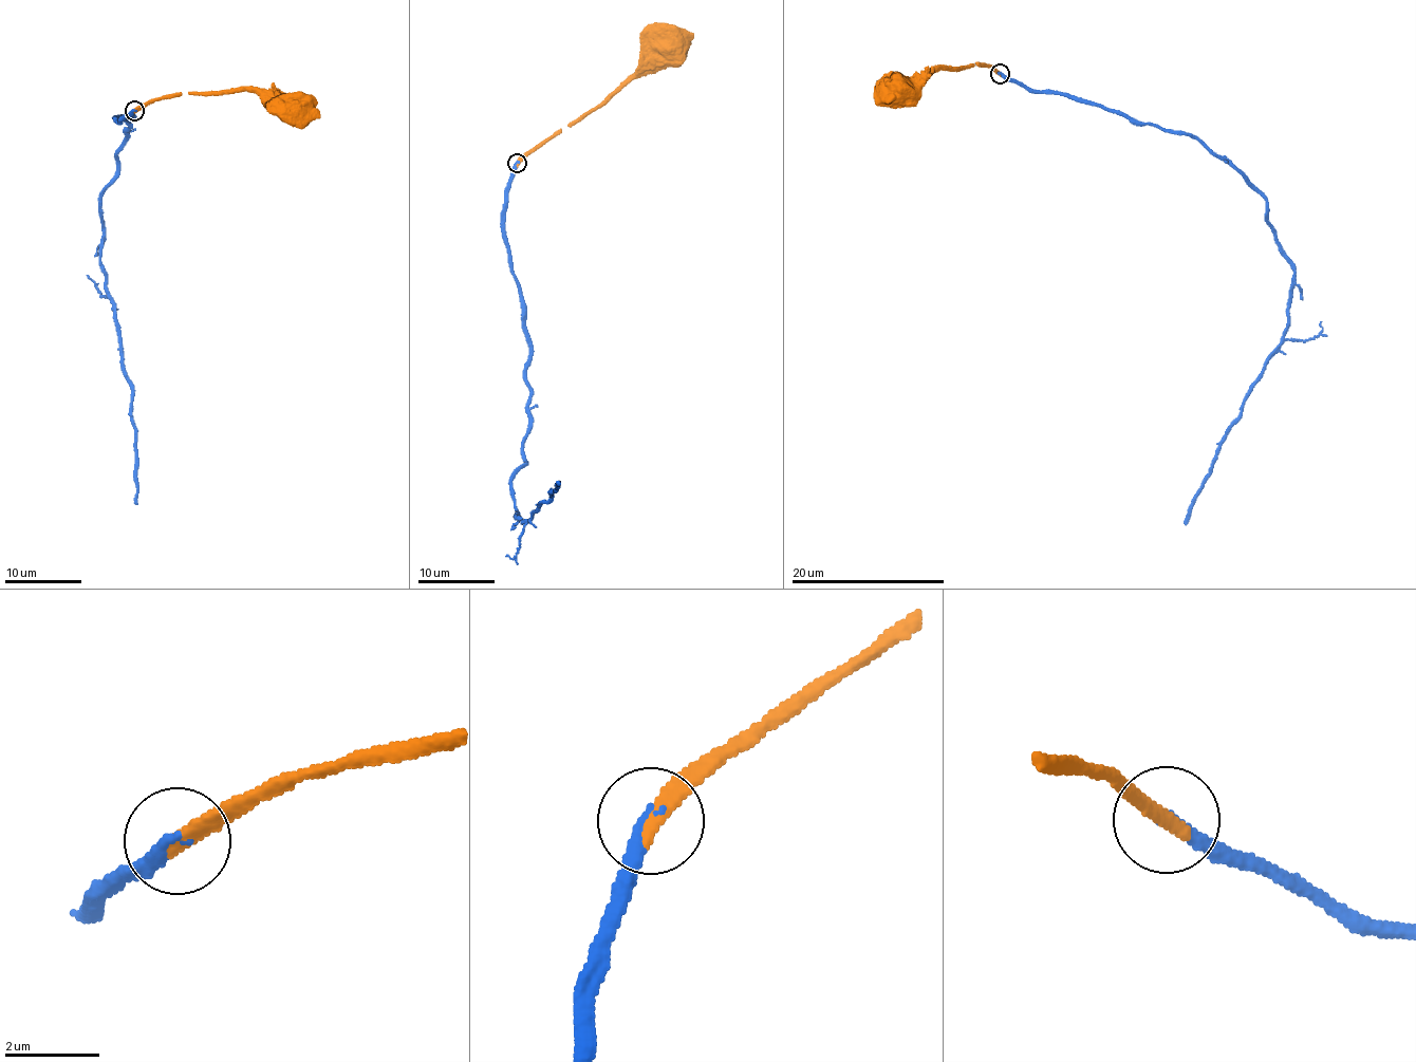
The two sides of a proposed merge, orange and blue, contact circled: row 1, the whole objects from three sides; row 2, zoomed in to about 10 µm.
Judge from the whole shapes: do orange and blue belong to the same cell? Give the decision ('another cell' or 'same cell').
same cell

